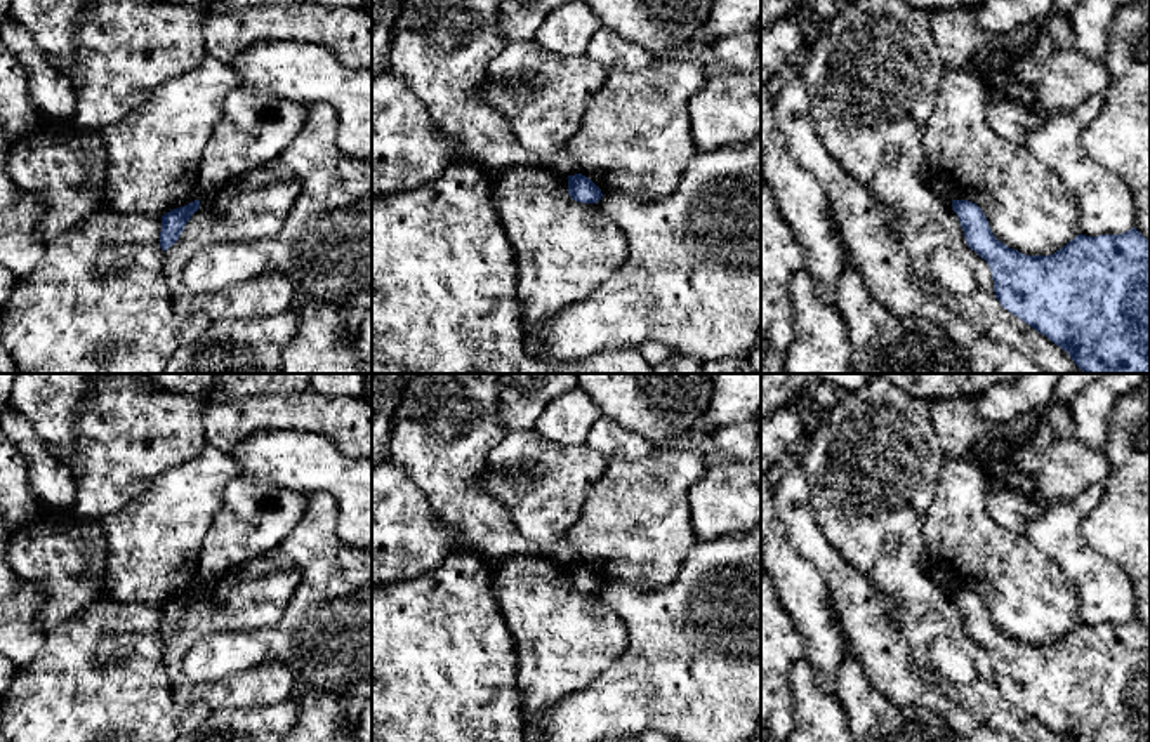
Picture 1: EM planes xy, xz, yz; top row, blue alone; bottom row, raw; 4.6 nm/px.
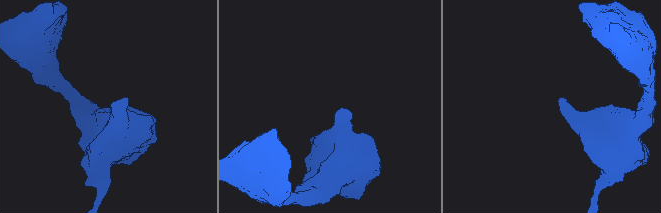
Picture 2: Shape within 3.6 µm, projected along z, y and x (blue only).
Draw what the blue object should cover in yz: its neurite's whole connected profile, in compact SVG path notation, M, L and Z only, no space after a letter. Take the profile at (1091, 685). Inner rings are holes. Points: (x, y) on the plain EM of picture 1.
M952 589L966 633L987 650L997 690L1011 704L1067 742L1150 742L1150 629L1136 617L1120 624L1077 624L1051 645L1025 645L999 631L981 601L968 589Z

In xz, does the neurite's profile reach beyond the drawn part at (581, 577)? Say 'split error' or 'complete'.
complete

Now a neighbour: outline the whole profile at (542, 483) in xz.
M537 429L507 431L492 448L478 490L504 502L519 532L535 546L535 554L556 558L556 544L578 521L589 488L603 476L608 459L587 445L563 447Z

